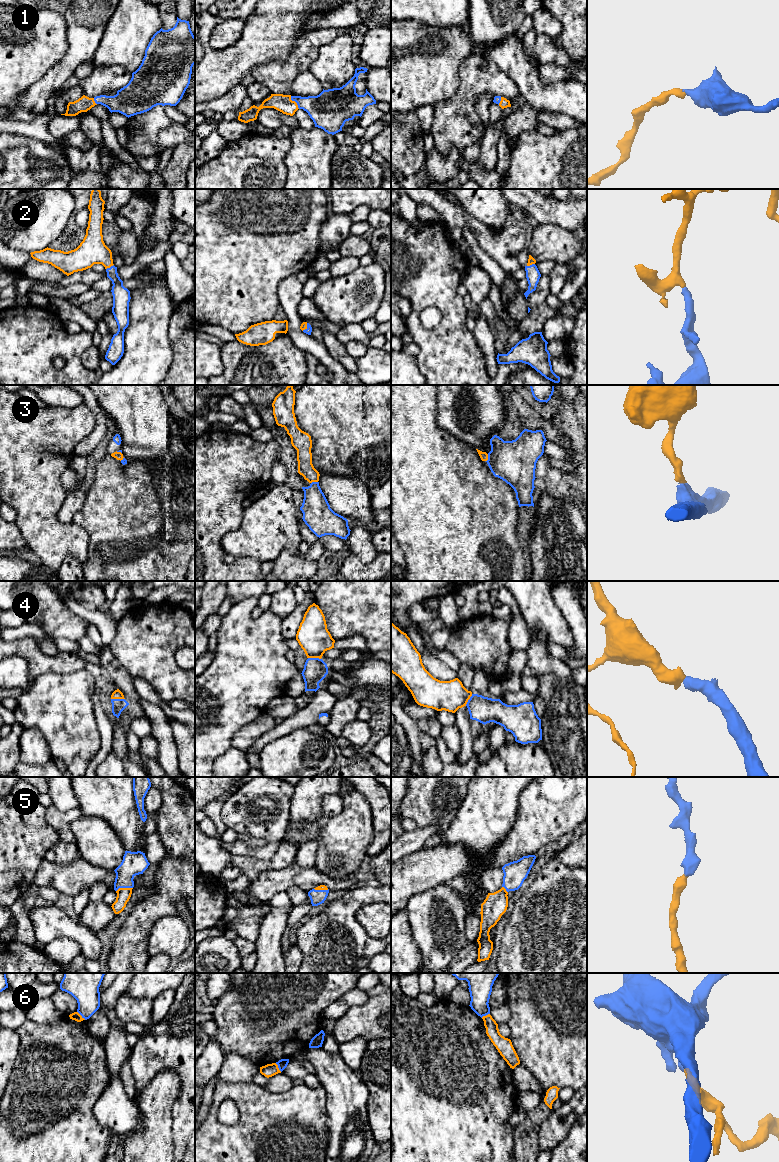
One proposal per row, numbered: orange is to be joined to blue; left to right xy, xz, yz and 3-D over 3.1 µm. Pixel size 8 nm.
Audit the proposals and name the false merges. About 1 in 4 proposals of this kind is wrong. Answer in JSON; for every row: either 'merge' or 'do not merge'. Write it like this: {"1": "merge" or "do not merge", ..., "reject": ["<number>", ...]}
{"1": "merge", "2": "merge", "3": "merge", "4": "merge", "5": "merge", "6": "do not merge", "reject": ["6"]}

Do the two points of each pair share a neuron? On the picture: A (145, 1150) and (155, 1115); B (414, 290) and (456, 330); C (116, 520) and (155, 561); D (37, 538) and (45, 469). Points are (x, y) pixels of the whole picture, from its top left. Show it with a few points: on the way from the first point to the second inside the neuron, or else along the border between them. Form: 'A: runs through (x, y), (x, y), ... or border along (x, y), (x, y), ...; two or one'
A: runs through (154, 1141), (155, 1124); one
B: runs through (427, 290), (453, 317); one
C: runs through (126, 530), (145, 551); one
D: runs through (39, 521), (40, 486); one

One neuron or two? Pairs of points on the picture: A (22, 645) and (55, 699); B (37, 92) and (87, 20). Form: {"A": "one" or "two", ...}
{"A": "two", "B": "one"}

